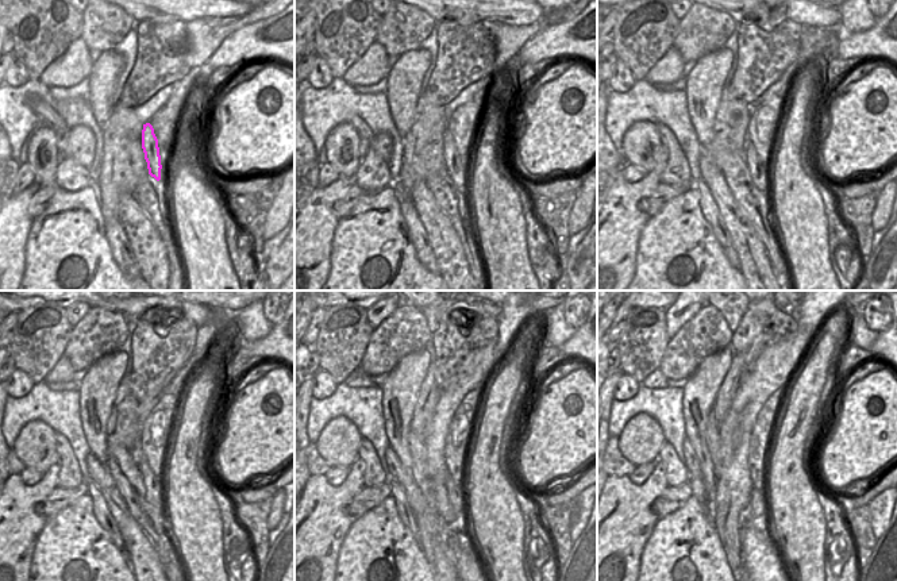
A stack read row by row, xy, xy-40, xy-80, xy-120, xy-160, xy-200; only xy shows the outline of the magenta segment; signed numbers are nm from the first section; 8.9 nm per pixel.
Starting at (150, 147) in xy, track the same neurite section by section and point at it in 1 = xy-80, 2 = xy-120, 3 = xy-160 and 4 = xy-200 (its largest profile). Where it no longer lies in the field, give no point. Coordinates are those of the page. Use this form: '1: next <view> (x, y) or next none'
1: next xy-80 (761, 169)
2: next xy-120 (153, 483)
3: next xy-160 (455, 489)
4: next xy-200 (758, 496)

